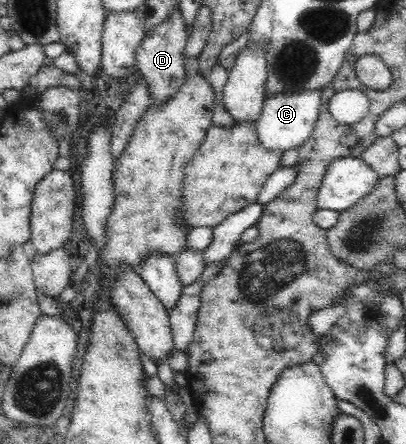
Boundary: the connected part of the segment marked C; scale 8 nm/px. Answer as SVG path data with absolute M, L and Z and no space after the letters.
M287 90L267 98L261 115L255 121L255 132L263 148L286 152L301 147L311 137L318 120L321 96L321 90Z

